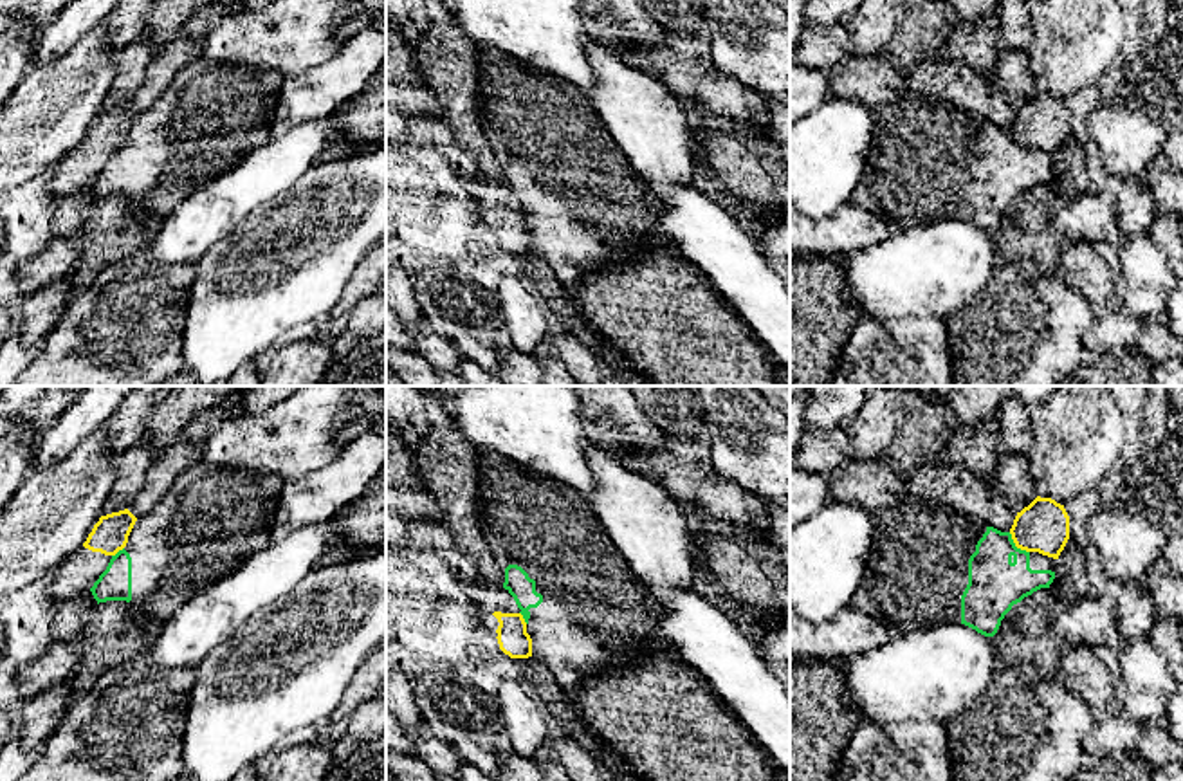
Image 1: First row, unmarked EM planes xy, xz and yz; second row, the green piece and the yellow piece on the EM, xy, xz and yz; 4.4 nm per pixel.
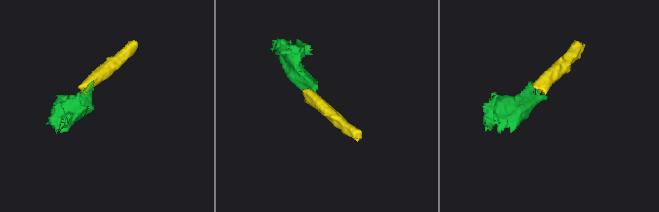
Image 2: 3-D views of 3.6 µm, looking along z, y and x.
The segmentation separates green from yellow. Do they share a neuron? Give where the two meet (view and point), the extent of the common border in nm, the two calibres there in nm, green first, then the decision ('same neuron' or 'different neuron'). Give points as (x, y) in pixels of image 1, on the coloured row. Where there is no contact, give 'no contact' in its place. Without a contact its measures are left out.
yz (1014, 545) | 130 nm | 240/220 nm | different neuron

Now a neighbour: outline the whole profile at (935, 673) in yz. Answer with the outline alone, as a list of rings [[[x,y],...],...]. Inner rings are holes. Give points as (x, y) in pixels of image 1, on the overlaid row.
[[[965,624],[891,637],[848,664],[848,705],[860,721],[950,721],[986,689],[997,649]]]

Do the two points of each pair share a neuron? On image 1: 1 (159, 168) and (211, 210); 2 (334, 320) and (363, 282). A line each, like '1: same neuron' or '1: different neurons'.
1: different neurons
2: same neuron

